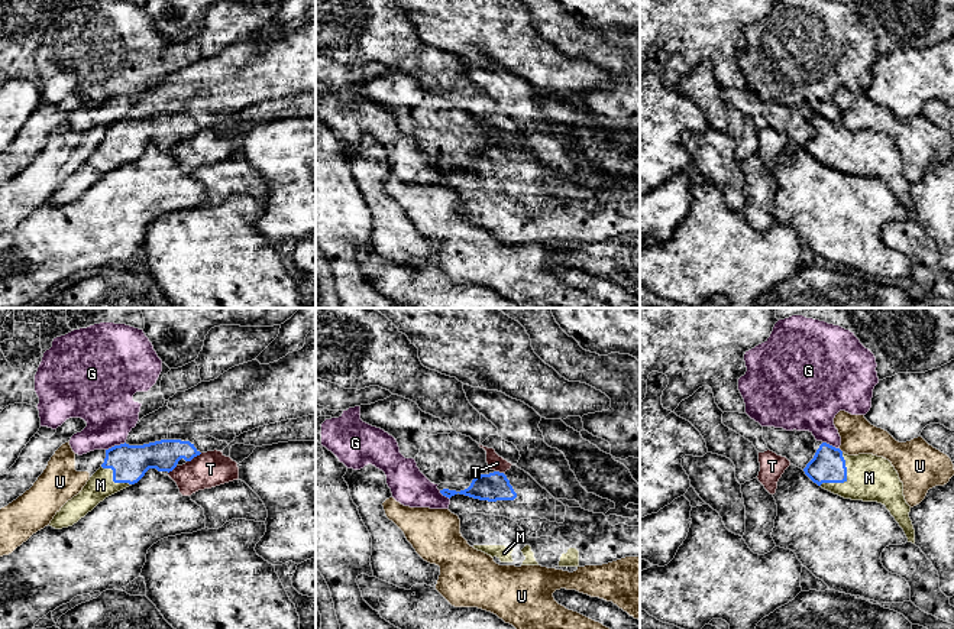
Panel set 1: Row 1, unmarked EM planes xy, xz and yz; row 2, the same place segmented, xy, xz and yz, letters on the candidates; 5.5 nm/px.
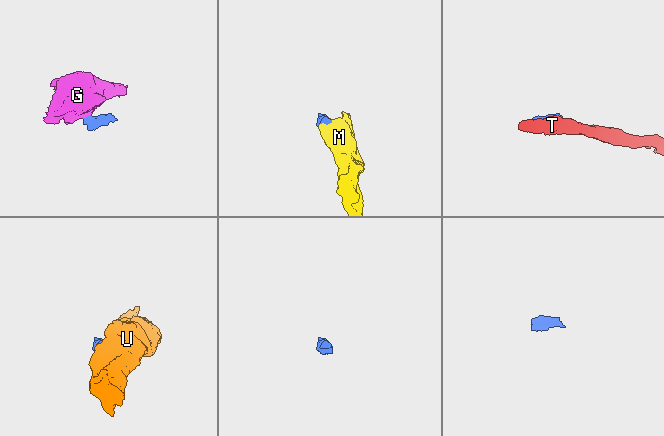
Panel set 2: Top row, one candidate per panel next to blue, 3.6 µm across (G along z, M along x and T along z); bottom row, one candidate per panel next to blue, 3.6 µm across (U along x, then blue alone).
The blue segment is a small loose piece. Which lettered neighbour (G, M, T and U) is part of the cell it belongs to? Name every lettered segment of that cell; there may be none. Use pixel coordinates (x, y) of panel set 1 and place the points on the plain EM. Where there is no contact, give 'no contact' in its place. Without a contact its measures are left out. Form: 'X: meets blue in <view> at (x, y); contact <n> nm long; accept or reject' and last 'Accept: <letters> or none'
G: meets blue in xy at (115, 122); contact 120 nm long; reject
M: meets blue in yz at (846, 155); contact 220 nm long; accept
T: meets blue in xy at (194, 132); contact 100 nm long; reject
U: meets blue in yz at (840, 126); contact 40 nm long; reject
Accept: M

